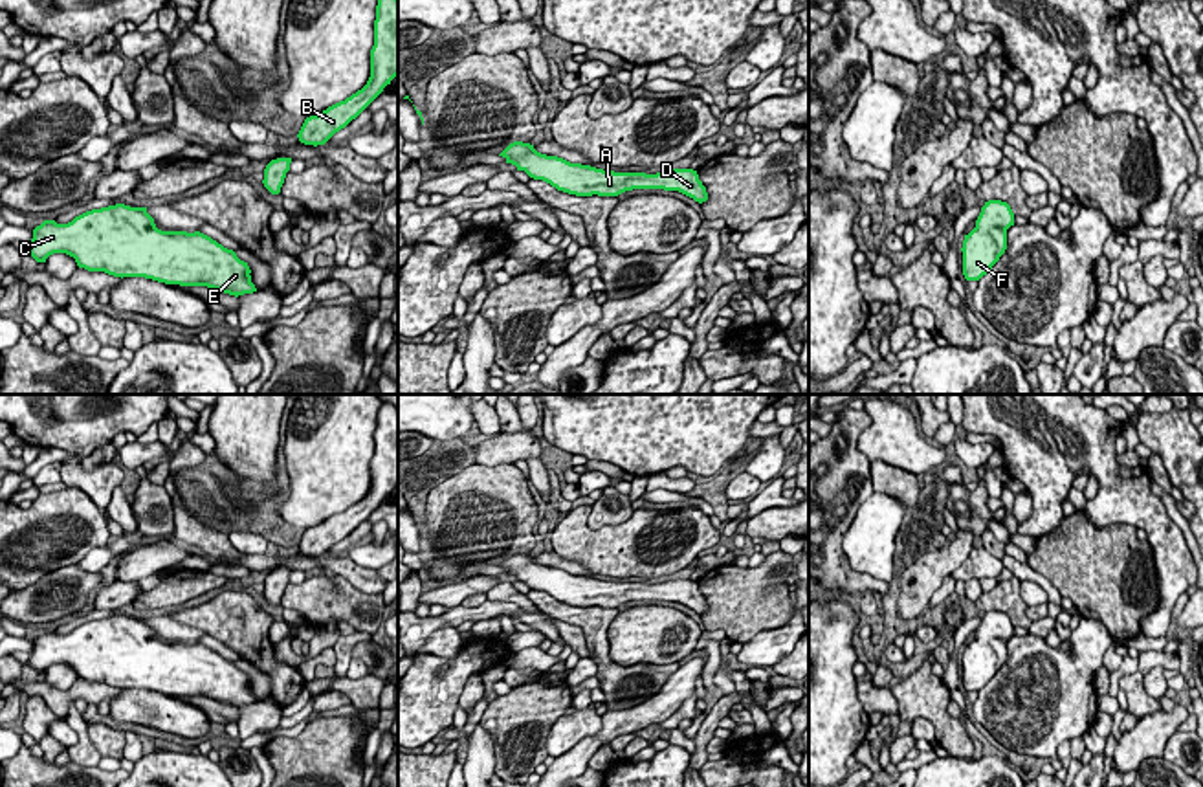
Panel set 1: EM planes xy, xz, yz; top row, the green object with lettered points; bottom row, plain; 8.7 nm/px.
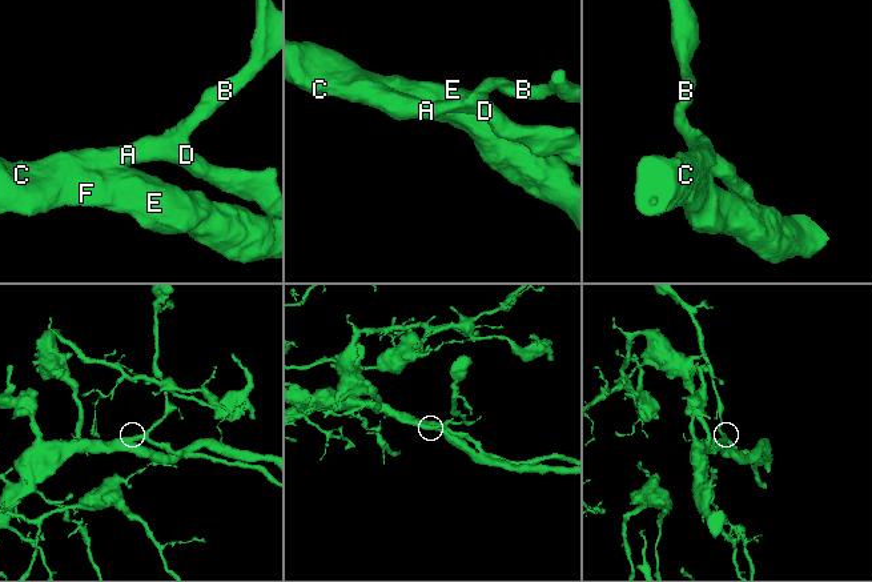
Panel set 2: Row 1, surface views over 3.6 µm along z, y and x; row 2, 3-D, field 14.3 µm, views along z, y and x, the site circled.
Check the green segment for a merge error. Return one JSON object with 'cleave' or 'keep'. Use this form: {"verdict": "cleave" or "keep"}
{"verdict": "keep"}

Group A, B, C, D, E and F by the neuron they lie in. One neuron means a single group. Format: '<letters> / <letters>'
A B C D E F

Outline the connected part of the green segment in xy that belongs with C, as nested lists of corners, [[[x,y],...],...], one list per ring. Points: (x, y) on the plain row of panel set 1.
[[[116,615],[86,622],[68,635],[44,631],[33,640],[28,666],[37,673],[46,673],[53,664],[73,668],[77,677],[88,682],[105,682],[121,690],[145,688],[165,695],[207,697],[235,708],[257,703],[248,673],[240,671],[233,660],[200,642],[161,642],[147,618]]]

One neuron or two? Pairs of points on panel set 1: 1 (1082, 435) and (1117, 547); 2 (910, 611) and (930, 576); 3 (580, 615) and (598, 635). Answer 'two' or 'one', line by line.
1: two
2: one
3: one

